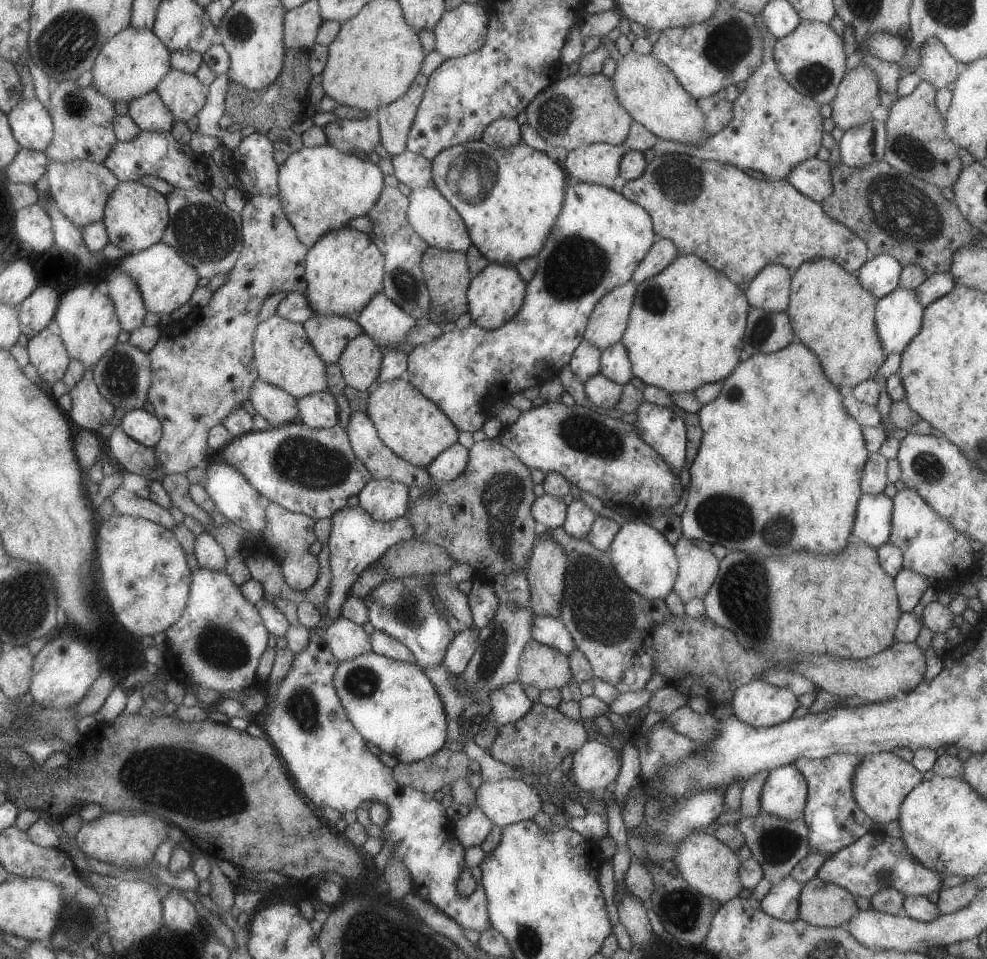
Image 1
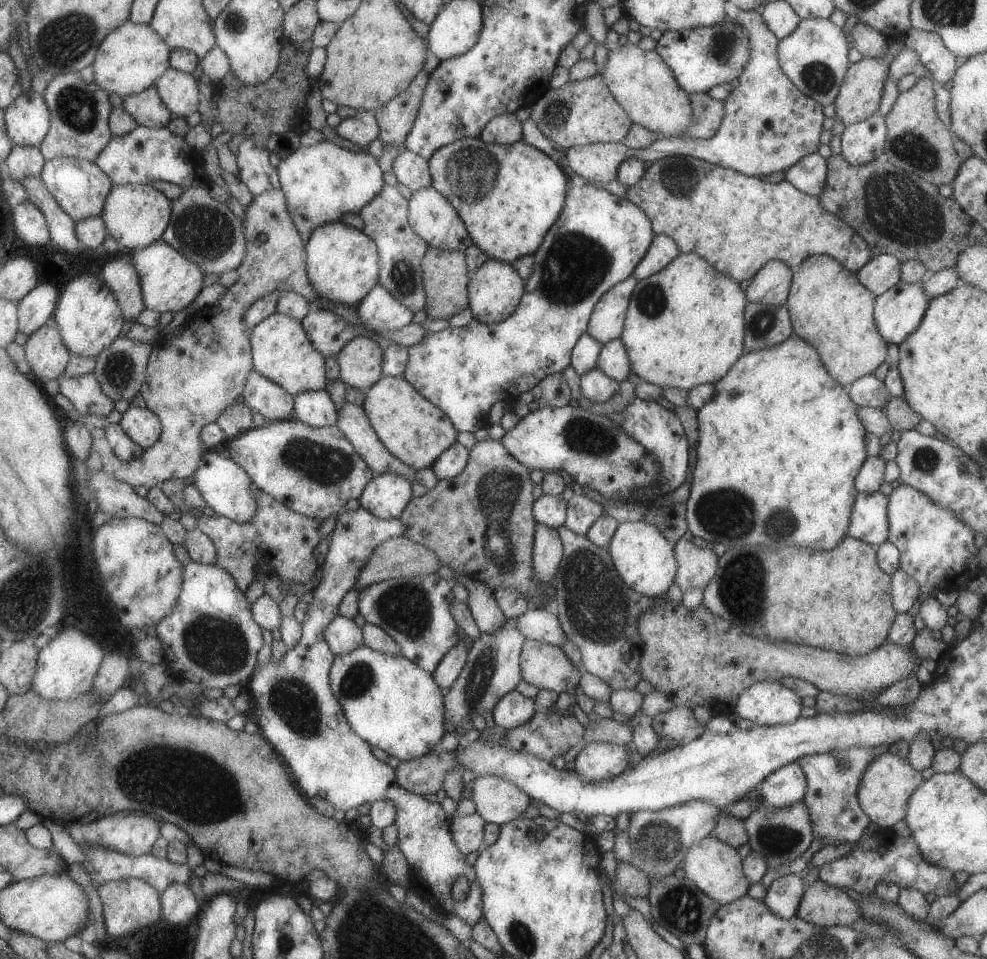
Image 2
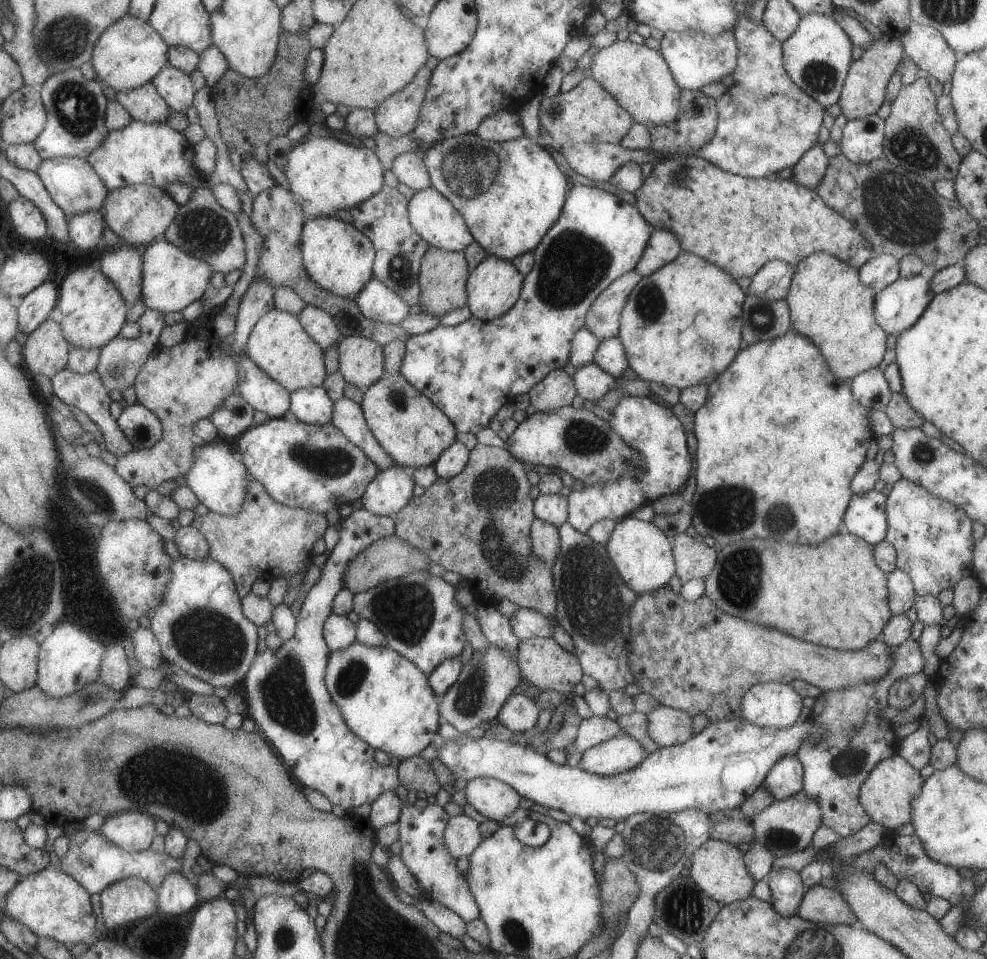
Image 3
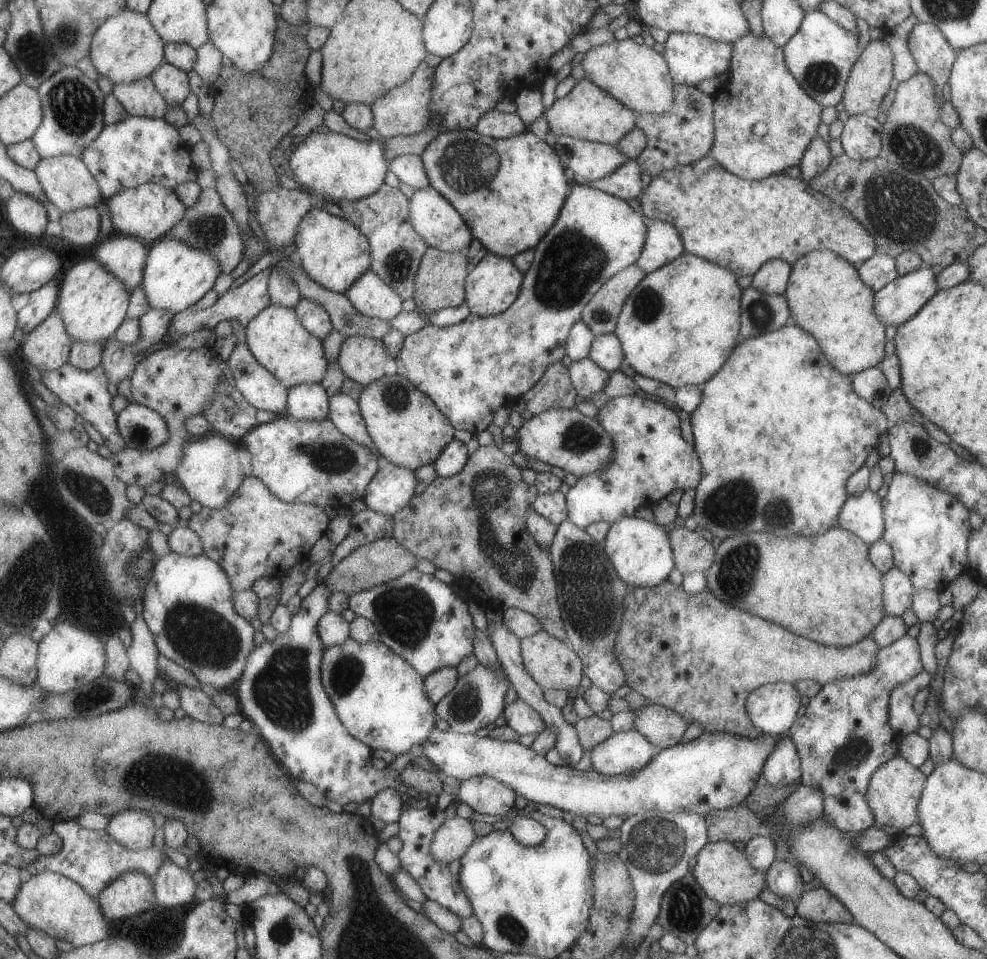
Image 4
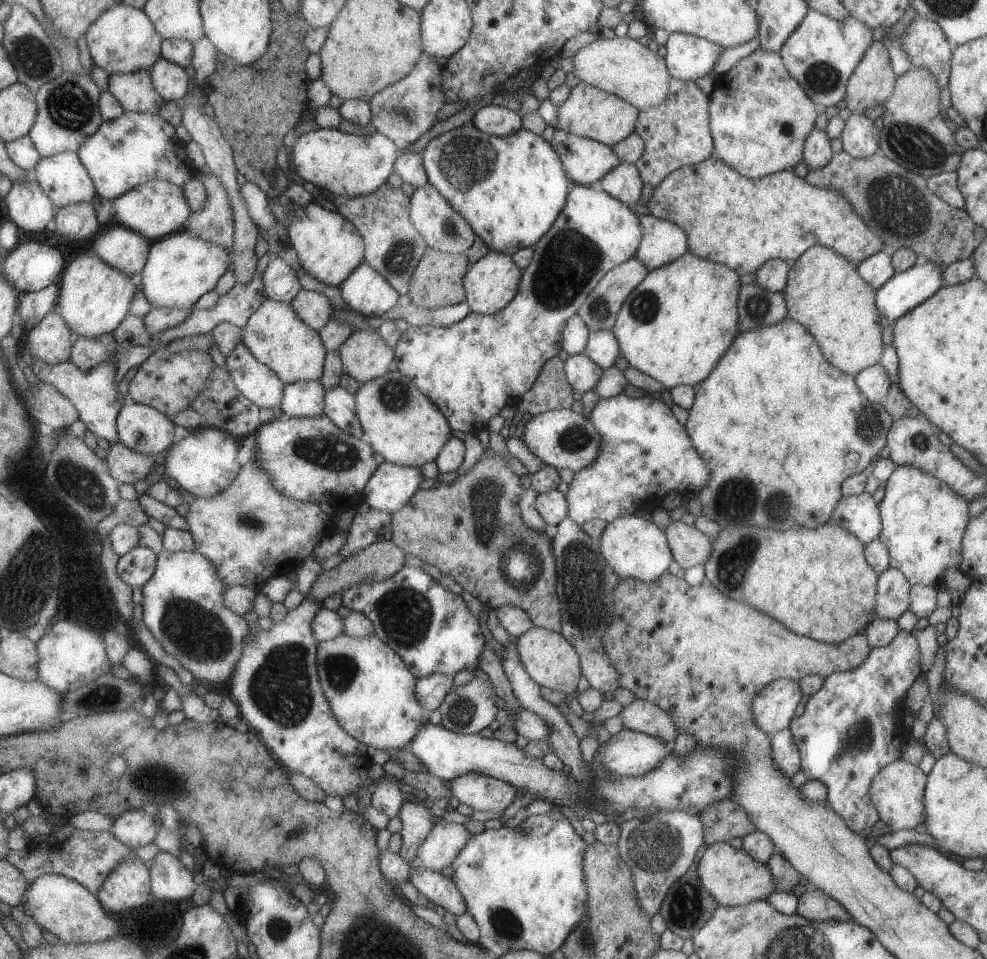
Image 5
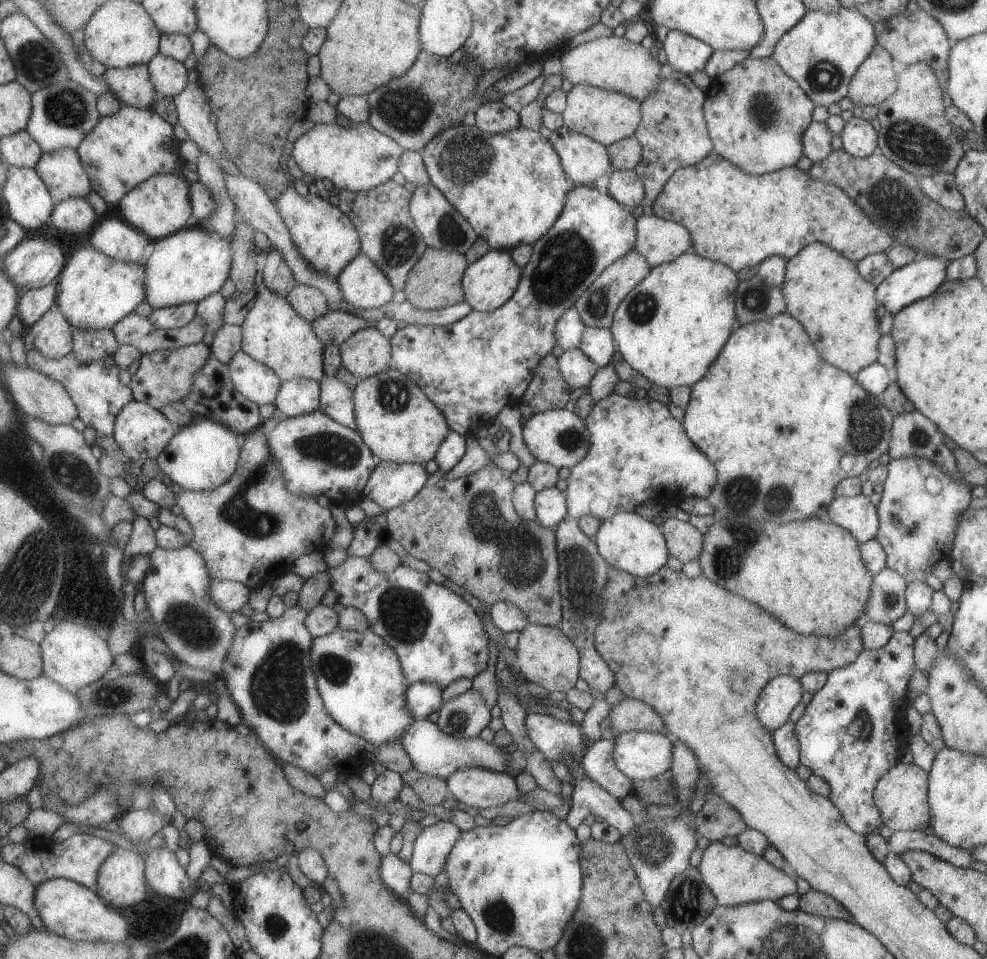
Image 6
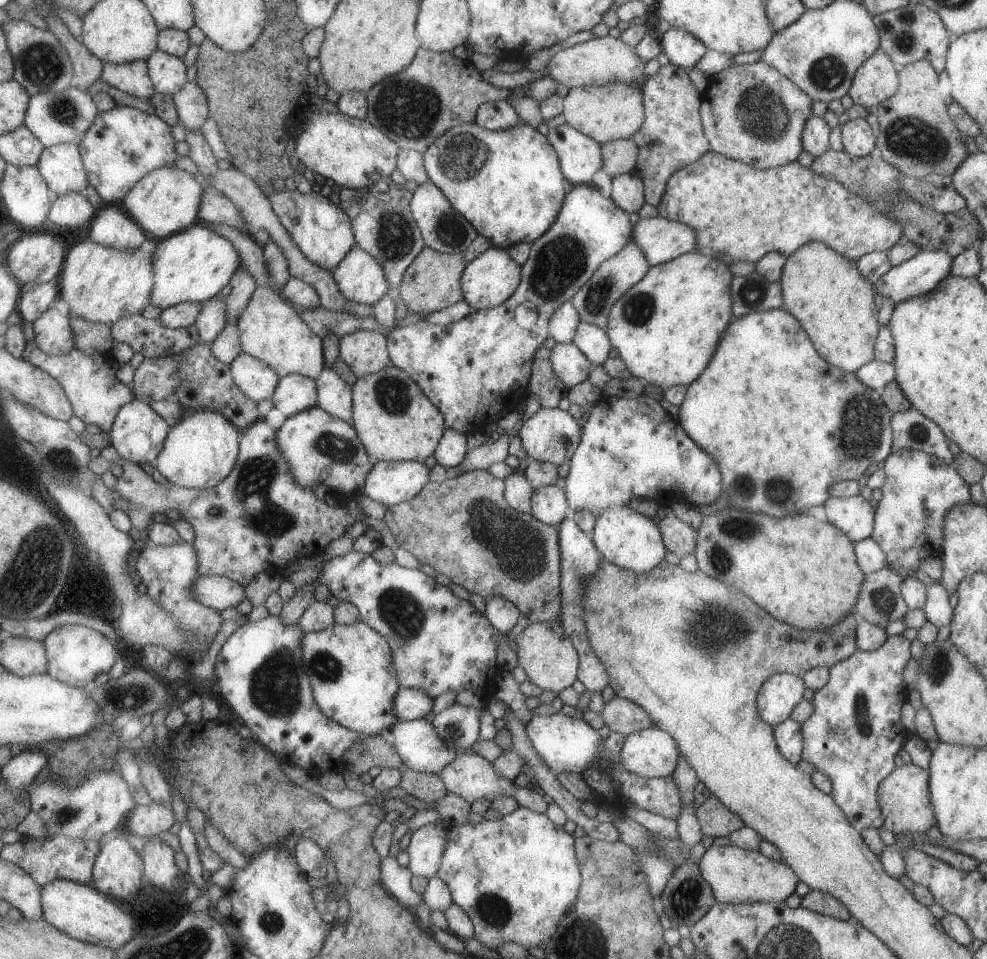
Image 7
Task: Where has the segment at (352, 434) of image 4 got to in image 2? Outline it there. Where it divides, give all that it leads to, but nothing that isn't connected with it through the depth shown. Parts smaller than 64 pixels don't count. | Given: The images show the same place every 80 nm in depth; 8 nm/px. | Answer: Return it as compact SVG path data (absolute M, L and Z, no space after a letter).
M345 402L338 410L335 426L347 437L354 451L374 474L398 474L410 483L416 471L395 458L377 438L362 407Z

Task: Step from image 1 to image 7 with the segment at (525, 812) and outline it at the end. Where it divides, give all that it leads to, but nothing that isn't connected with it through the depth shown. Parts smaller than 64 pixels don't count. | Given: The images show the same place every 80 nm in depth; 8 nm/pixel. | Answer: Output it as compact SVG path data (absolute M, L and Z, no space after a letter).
M463 754L458 756L453 762L450 762L447 766L444 766L439 772L439 778L442 778L444 787L447 792L453 793L458 797L461 797L465 802L471 804L478 798L487 798L492 801L493 798L498 796L509 796L516 800L519 807L525 807L536 813L544 813L547 805L543 800L543 795L538 794L533 789L520 788L510 781L508 778L497 774L492 767L492 764L485 758L473 754Z

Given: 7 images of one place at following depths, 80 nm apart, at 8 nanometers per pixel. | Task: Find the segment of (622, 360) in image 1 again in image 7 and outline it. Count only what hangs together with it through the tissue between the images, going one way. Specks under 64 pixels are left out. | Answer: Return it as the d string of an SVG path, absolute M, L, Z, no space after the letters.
M583 321L577 325L572 343L589 362L597 366L609 356L609 350L612 347L605 329Z

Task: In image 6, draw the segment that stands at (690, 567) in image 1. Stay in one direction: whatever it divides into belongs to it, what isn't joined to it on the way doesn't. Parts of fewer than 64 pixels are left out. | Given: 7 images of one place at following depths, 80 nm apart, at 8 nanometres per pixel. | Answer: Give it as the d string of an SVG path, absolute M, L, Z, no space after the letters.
M669 518L660 524L660 531L668 553L685 564L690 560L698 560L702 551L703 535L690 523Z

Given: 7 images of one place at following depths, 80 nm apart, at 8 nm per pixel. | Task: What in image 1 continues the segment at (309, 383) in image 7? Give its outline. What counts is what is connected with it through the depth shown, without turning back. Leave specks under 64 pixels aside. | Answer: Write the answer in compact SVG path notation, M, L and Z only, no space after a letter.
M325 391L296 399L299 422L312 429L328 429L338 426L338 406L335 397Z

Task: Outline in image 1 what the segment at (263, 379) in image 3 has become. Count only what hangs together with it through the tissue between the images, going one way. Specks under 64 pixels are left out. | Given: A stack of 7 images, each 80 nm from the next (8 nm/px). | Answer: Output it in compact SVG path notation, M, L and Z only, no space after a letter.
M259 378L248 390L248 400L255 412L273 427L299 420L296 398Z

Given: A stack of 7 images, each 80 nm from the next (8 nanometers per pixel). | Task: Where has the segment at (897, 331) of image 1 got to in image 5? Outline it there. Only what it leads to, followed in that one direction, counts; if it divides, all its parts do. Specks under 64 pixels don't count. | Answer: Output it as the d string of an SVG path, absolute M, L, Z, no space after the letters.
M920 260L907 270L894 273L875 291L874 303L879 316L893 323L935 294L942 286L942 268Z

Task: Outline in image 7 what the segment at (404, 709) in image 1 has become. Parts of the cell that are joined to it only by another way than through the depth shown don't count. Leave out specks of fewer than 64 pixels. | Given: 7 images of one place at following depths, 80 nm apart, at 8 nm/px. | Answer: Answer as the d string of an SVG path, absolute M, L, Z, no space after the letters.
M357 621L349 626L335 623L322 631L304 632L302 661L316 705L329 720L335 721L363 737L386 736L388 730L399 722L393 712L393 701L400 686L394 675L390 648L382 635L376 633L362 621Z

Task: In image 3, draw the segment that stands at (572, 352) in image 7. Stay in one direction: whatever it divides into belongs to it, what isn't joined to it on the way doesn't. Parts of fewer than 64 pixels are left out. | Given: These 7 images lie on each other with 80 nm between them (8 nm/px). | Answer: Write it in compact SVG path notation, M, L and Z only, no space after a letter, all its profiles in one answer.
M591 362L577 367L573 374L572 381L576 390L576 394L583 400L589 400L596 404L596 401L607 394L609 390L615 388L616 378L601 370L599 366Z

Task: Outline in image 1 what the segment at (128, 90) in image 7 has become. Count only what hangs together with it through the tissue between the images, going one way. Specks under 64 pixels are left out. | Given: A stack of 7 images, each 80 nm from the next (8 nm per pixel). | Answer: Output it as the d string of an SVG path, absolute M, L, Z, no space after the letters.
M156 91L128 102L129 118L141 131L170 132L174 118Z

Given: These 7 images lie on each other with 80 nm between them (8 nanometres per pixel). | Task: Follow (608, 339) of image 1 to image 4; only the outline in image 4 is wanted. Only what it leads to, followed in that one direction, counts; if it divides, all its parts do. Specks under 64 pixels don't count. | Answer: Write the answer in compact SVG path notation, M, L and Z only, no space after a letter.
M636 264L616 272L589 299L583 307L580 320L595 336L613 333L624 300L645 275Z

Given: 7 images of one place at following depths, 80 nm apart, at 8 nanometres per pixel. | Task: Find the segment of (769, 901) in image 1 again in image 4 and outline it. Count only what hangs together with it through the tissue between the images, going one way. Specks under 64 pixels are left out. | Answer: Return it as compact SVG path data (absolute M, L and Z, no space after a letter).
M774 860L764 872L766 888L783 900L796 903L803 892L799 868L785 861Z

